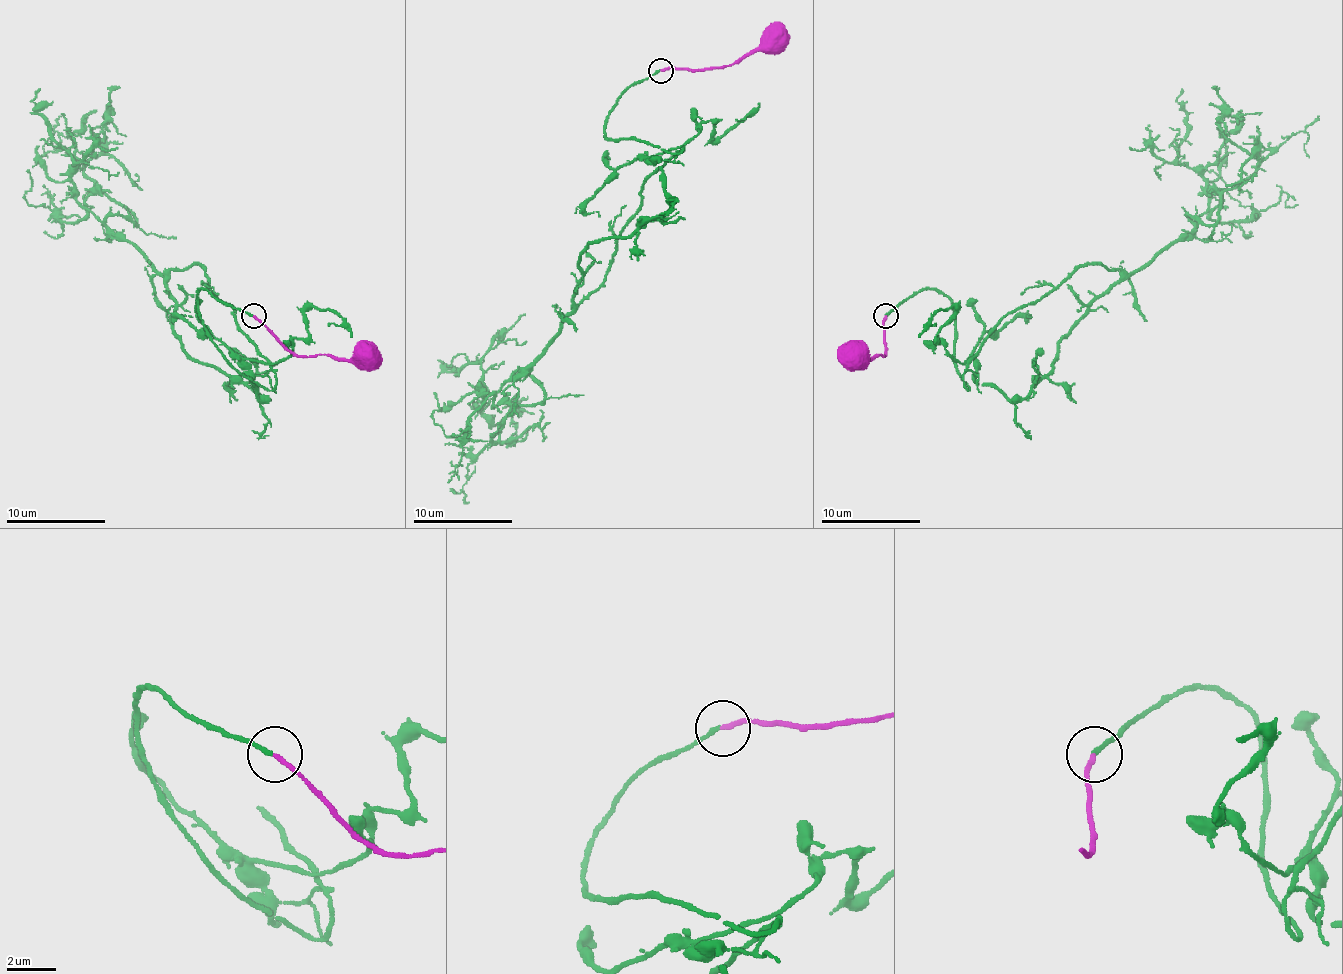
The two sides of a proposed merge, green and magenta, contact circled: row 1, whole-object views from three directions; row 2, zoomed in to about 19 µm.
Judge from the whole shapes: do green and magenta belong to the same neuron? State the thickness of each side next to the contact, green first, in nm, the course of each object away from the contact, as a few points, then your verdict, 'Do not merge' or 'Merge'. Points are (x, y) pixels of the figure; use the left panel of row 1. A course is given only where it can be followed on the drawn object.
Thickness 170 nm (green) against 180 nm. Course of green: (251, 316), (199, 291), (214, 346), (271, 391), (199, 264), (159, 274), (87, 209), (107, 112). Course of magenta: (254, 316), (299, 356), (326, 354), (349, 359), (369, 349), (379, 351). Merge

